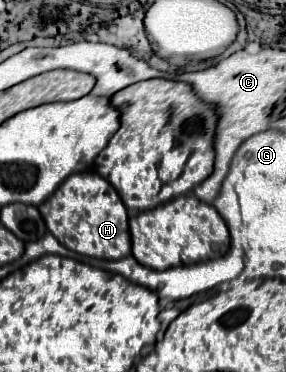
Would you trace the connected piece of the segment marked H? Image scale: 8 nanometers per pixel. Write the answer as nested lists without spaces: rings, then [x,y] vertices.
[[[78,172],[68,176],[58,190],[38,206],[38,210],[42,212],[46,226],[56,240],[72,252],[102,260],[120,260],[132,252],[128,210],[122,204],[116,188],[96,172]]]

